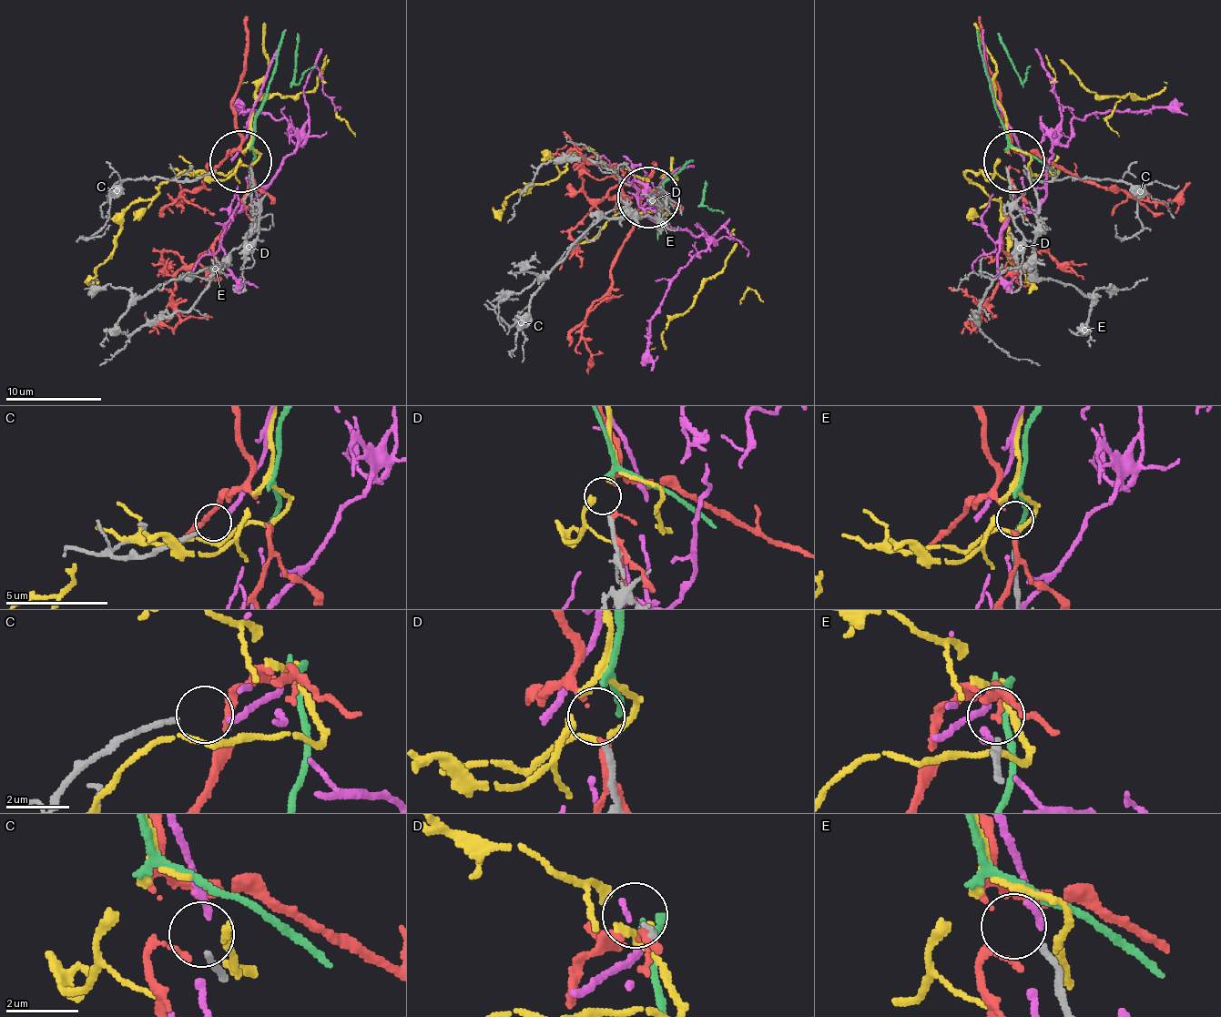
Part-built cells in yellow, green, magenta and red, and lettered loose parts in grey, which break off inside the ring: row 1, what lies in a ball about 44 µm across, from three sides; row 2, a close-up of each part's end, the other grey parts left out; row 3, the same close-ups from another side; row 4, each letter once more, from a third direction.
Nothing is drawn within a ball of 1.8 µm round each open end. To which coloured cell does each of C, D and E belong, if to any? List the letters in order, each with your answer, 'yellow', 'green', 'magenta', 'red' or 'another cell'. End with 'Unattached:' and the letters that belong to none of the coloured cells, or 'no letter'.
C: magenta
D: green
E: another cell
Unattached: E

